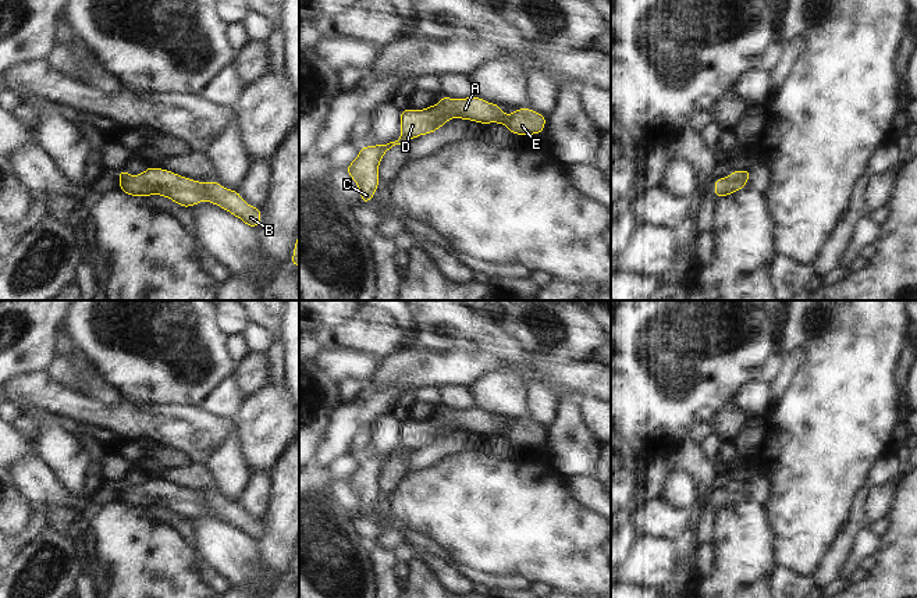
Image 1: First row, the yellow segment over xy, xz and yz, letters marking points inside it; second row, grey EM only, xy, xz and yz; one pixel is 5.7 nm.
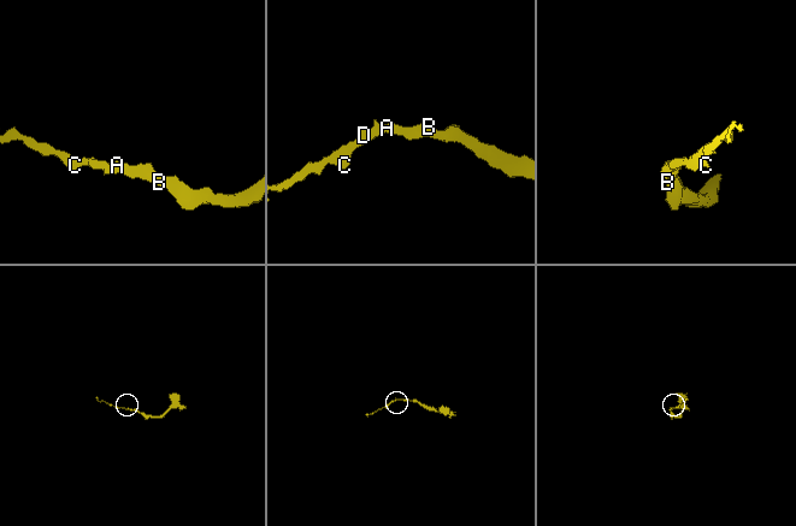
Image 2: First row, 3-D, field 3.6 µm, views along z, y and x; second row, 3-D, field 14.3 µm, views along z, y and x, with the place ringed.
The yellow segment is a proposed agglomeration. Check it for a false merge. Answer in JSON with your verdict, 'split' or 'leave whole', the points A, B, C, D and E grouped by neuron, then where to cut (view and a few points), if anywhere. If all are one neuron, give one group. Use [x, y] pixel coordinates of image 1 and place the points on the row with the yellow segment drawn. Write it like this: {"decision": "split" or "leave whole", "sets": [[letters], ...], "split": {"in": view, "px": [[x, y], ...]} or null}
{"decision": "leave whole", "sets": [["A", "B", "C", "D", "E"]], "split": null}

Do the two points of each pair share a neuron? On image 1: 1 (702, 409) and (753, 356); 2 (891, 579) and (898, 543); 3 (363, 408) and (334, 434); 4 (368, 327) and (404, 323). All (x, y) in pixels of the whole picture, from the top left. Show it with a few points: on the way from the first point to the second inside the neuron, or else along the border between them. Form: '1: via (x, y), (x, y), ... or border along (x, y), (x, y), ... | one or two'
1: via (713, 395), (739, 369) | one
2: via (898, 570), (898, 551) | one
3: via (356, 415), (341, 427) | one
4: border along (388, 314), (401, 330), (404, 345) | two

